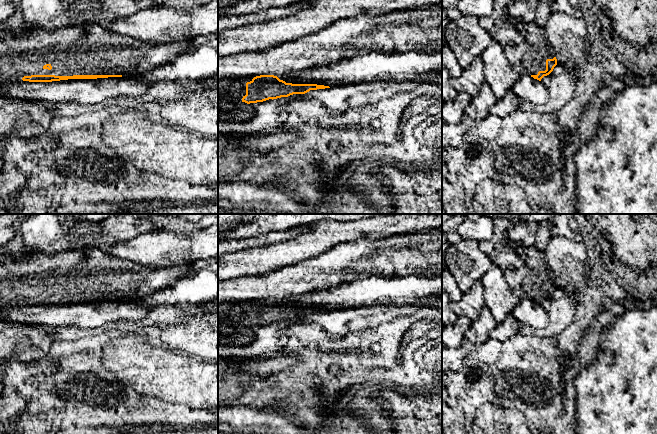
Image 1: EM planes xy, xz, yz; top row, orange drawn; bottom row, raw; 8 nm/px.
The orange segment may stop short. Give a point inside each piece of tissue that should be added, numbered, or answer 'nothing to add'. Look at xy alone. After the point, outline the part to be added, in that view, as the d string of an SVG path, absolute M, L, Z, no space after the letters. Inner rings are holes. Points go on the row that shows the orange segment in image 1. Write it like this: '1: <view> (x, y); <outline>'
1: xy (78, 49); M79 22L53 30L28 31L20 27L19 32L19 35L14 34L11 28L0 23L0 83L18 82L24 76L31 75L134 75L142 71L152 70L188 52L193 40L150 44L116 34L106 26L96 23L84 25Z

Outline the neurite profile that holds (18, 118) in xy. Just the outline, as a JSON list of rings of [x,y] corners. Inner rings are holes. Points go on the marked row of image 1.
[[[0,97],[0,135],[32,138],[45,133],[55,117],[52,105]]]

